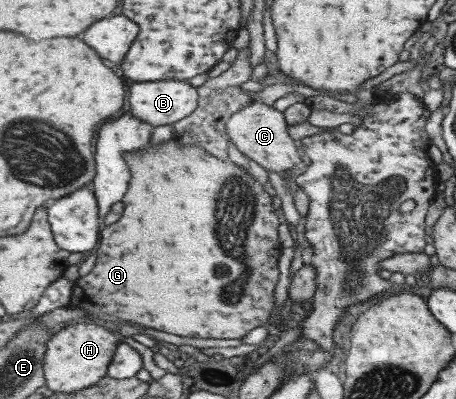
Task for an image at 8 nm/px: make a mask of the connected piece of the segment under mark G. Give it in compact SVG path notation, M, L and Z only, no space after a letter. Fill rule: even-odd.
M173 138L162 144L149 143L144 150L128 154L126 160L132 162L130 164L132 166L132 184L124 198L124 204L128 208L124 210L124 218L118 222L118 228L104 230L100 248L97 248L94 267L90 273L75 281L70 307L79 309L83 312L83 316L88 318L100 318L106 322L121 322L130 326L137 323L144 327L190 338L241 339L252 328L262 326L266 322L266 318L269 318L268 314L272 308L272 290L274 290L276 278L278 278L276 260L280 254L280 242L276 240L276 228L278 228L278 224L281 224L274 214L268 194L264 194L264 190L262 190L263 186L252 178L248 170L244 170L236 162L220 160L196 144L180 144L177 139Z

